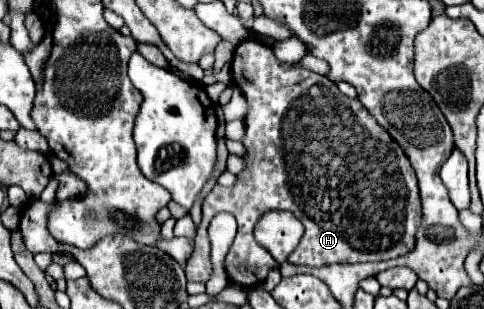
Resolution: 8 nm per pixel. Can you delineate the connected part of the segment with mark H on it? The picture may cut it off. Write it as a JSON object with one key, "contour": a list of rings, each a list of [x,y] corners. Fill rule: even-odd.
{"contour":[[[246,39],[240,43],[240,47],[236,47],[234,51],[234,59],[232,59],[232,75],[234,75],[234,83],[238,85],[238,89],[246,95],[248,99],[248,115],[246,115],[246,135],[244,135],[244,147],[246,147],[246,171],[242,175],[238,175],[238,183],[234,187],[220,187],[216,185],[204,199],[202,203],[202,225],[198,227],[198,237],[196,237],[196,249],[194,249],[194,255],[190,257],[190,261],[186,263],[184,271],[186,271],[186,278],[188,281],[206,283],[212,275],[212,261],[210,261],[210,241],[208,241],[208,225],[210,225],[210,219],[220,213],[220,211],[228,211],[232,213],[236,219],[238,219],[238,233],[236,233],[236,239],[226,255],[226,261],[224,261],[224,269],[226,269],[226,275],[230,279],[230,283],[238,285],[238,287],[258,287],[262,285],[262,281],[266,279],[268,271],[270,269],[276,269],[276,261],[274,257],[254,239],[254,225],[258,223],[258,219],[272,211],[272,209],[282,209],[282,211],[290,211],[294,213],[302,225],[304,225],[304,235],[298,243],[298,247],[290,253],[288,261],[294,263],[294,265],[310,265],[310,267],[324,267],[324,265],[332,265],[332,263],[358,263],[358,261],[388,261],[388,259],[394,259],[398,255],[404,255],[408,253],[412,247],[414,247],[414,233],[416,233],[416,227],[420,223],[420,197],[418,197],[418,183],[416,183],[416,175],[414,175],[414,169],[408,161],[408,157],[404,155],[404,151],[400,149],[400,145],[396,145],[396,141],[392,141],[392,137],[374,121],[374,117],[360,105],[358,99],[348,99],[346,95],[342,95],[336,87],[336,83],[332,83],[328,77],[324,75],[318,75],[314,71],[308,71],[304,67],[296,67],[296,65],[286,65],[286,63],[280,63],[272,49],[260,41],[254,41],[254,39]]]}

